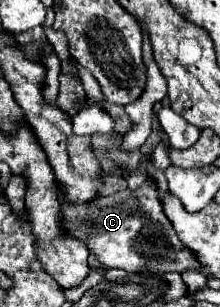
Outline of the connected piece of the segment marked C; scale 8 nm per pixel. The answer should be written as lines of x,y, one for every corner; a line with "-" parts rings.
153,178
139,190
127,192
129,198
119,196
121,192
103,196
95,200
95,204
87,204
87,208
71,208
63,202
67,228
71,228
71,234
79,236
79,240
87,244
103,268
121,268
127,272
201,272
201,262
193,252
187,252
187,246
179,240
171,222
163,214

